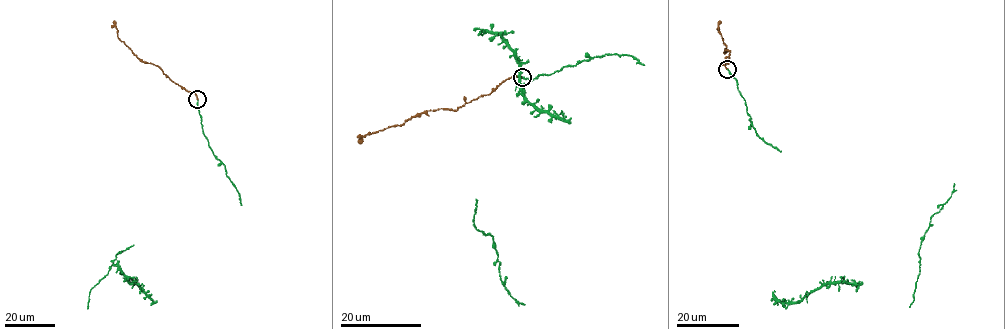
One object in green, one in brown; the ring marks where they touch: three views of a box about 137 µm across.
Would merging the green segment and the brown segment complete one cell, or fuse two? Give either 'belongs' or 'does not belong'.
belongs

